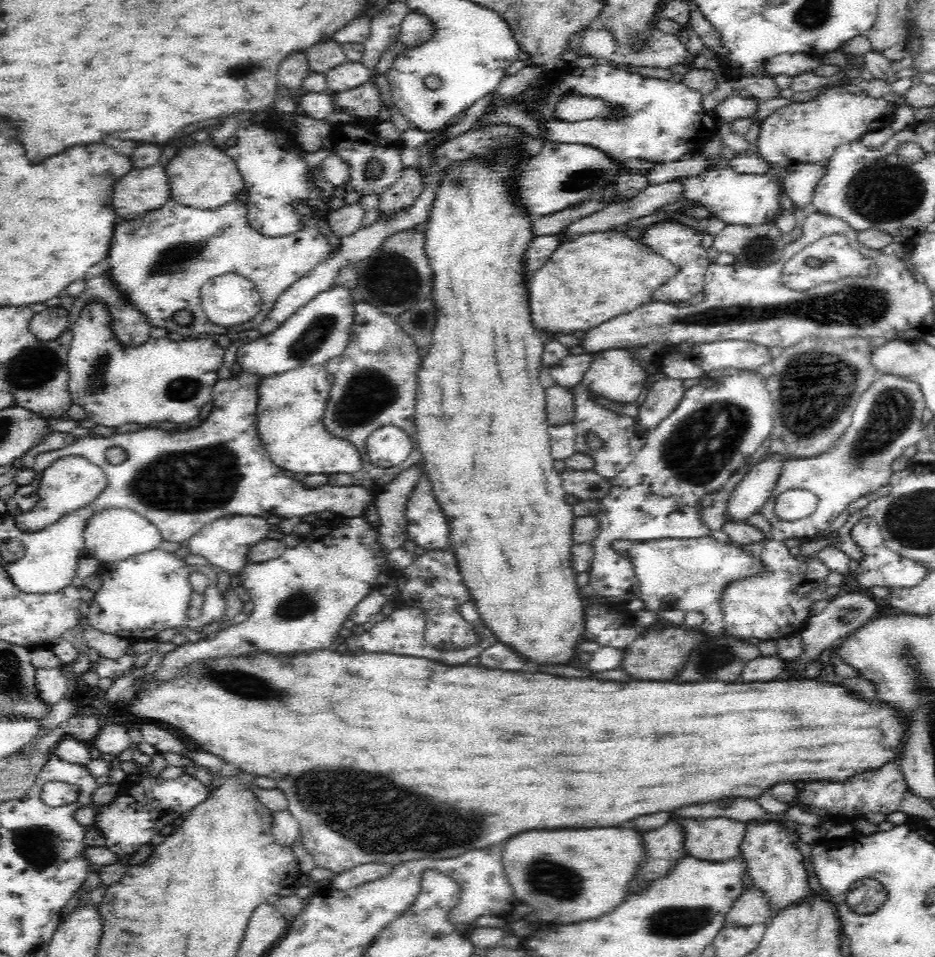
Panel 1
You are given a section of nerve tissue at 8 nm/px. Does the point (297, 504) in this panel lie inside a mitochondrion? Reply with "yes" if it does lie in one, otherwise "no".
no

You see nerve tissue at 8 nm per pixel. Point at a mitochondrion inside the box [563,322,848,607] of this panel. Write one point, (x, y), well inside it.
(697, 449)

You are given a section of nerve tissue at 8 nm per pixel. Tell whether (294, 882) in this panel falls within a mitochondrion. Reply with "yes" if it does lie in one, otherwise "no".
no

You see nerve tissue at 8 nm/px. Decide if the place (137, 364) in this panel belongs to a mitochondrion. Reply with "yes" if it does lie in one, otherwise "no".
no

